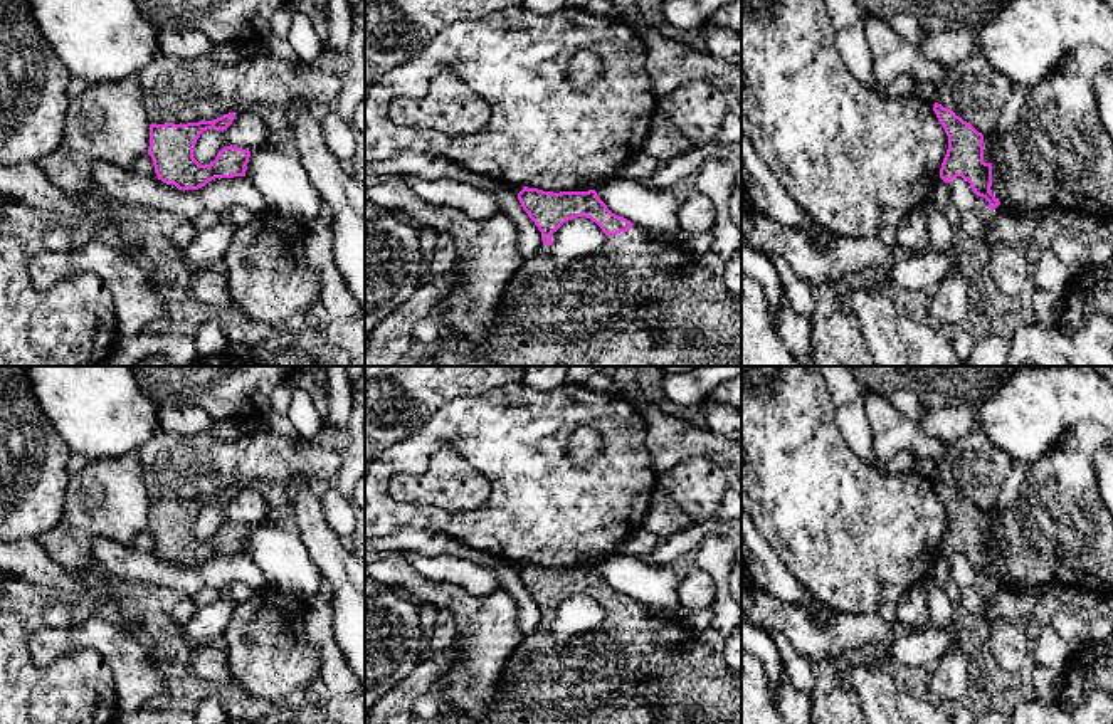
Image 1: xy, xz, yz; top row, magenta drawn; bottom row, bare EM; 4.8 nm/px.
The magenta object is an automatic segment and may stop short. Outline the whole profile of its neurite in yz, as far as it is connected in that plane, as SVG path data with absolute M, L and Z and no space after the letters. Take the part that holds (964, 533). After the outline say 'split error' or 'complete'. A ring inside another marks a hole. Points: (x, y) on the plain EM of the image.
M1081 422L1064 440L1027 465L1019 494L1010 507L997 516L992 511L978 509L972 501L957 492L952 485L935 479L933 487L948 512L948 526L940 544L940 554L950 559L962 553L970 559L973 569L989 578L990 586L1004 585L1027 591L1044 585L1063 585L1089 593L1113 593L1113 517L1101 501L1098 475L1095 470L1096 450L1105 443L1105 430L1093 422ZM992 546L1004 554L1005 576L1000 580L992 569Z; split error

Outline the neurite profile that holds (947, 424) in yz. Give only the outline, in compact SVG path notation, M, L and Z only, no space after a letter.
M955 407L940 410L920 410L916 423L931 437L950 443L977 428L977 408Z

